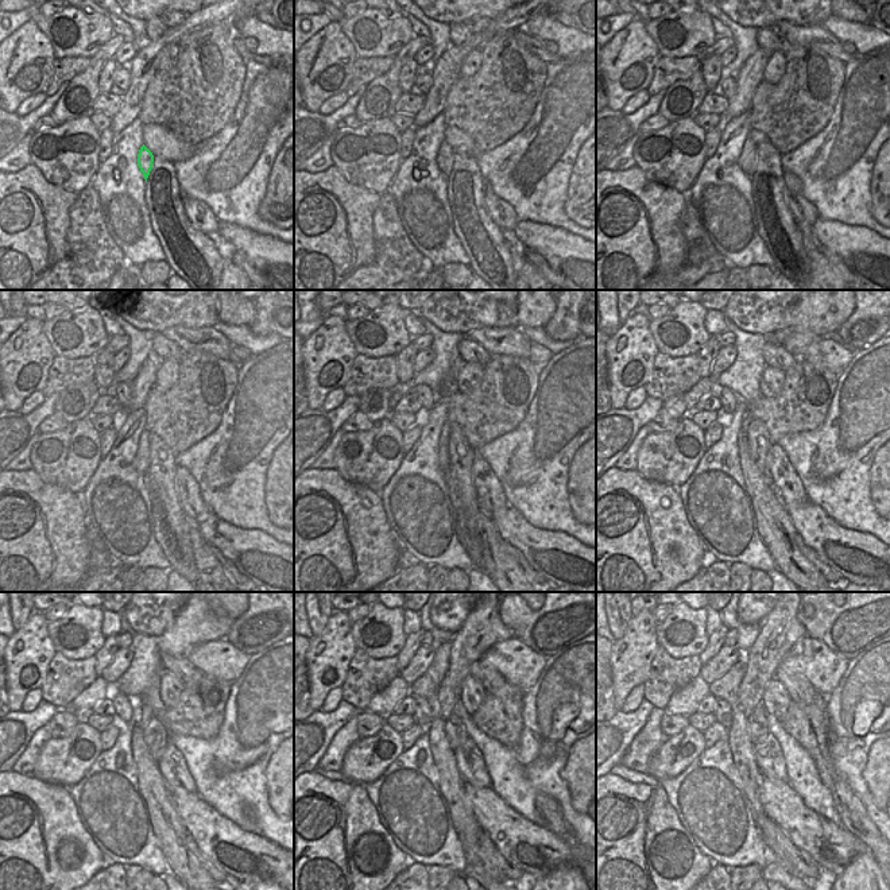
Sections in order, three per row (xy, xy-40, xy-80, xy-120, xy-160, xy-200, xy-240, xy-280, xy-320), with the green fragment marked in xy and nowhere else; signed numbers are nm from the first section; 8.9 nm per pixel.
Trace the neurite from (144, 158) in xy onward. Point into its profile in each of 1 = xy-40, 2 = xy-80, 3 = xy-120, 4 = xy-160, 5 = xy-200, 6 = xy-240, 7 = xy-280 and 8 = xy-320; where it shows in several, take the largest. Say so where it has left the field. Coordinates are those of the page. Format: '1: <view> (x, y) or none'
1: xy-40 (445, 158)
2: xy-80 (747, 159)
3: xy-120 (140, 463)
4: xy-160 (444, 460)
5: xy-200 (747, 417)
6: xy-240 (146, 709)
7: xy-280 (483, 627)
8: xy-320 (781, 629)

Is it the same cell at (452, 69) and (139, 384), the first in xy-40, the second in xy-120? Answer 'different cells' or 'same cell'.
same cell

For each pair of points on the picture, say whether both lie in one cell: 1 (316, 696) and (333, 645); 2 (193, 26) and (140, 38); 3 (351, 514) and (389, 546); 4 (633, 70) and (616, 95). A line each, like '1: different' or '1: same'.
1: same
2: different
3: same
4: same

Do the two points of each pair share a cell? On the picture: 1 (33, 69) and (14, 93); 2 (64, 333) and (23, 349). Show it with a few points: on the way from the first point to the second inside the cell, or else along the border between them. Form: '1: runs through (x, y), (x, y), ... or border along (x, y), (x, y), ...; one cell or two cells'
1: runs through (27, 74), (14, 88); one cell
2: border along (42, 322), (42, 331), (57, 355); two cells

